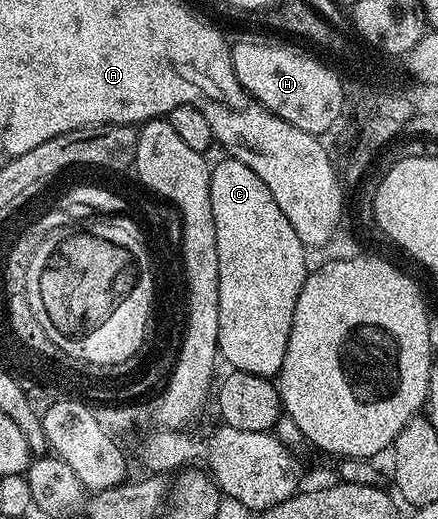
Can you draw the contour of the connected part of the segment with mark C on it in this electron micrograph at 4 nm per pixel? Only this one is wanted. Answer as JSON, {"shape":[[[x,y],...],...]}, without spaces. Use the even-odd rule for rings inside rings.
{"shape":[[[226,156],[225,161],[218,165],[214,164],[209,171],[209,182],[211,183],[211,215],[215,215],[215,243],[219,243],[219,339],[217,348],[220,356],[238,373],[250,373],[270,379],[276,378],[283,367],[283,355],[287,355],[287,343],[291,335],[293,326],[293,316],[295,315],[295,303],[299,299],[299,291],[303,291],[303,283],[307,276],[305,269],[305,253],[307,246],[295,235],[295,227],[287,223],[287,215],[279,211],[279,203],[275,203],[275,198],[271,196],[271,191],[267,191],[267,183],[247,167],[247,163],[239,163],[234,157]]]}

